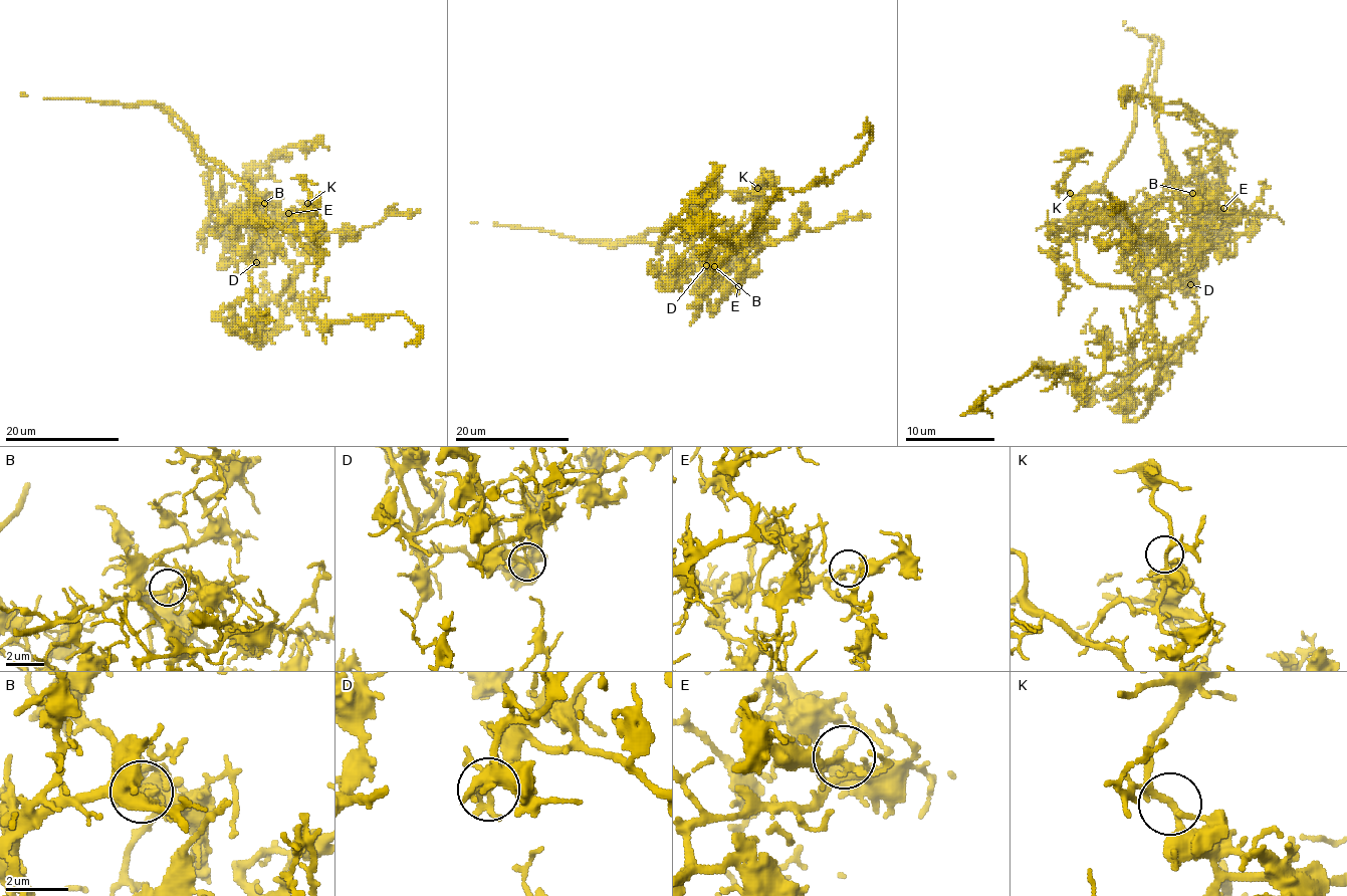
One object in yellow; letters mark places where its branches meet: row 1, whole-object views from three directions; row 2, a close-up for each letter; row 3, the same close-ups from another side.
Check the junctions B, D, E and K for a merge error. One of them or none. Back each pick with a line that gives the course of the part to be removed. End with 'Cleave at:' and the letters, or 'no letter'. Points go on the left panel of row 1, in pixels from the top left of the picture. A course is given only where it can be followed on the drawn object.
D: foreign part runs (256, 261), (279, 210), (262, 205), (220, 210), (221, 176), (166, 112), (149, 103), (22, 93)
Cleave at: D

